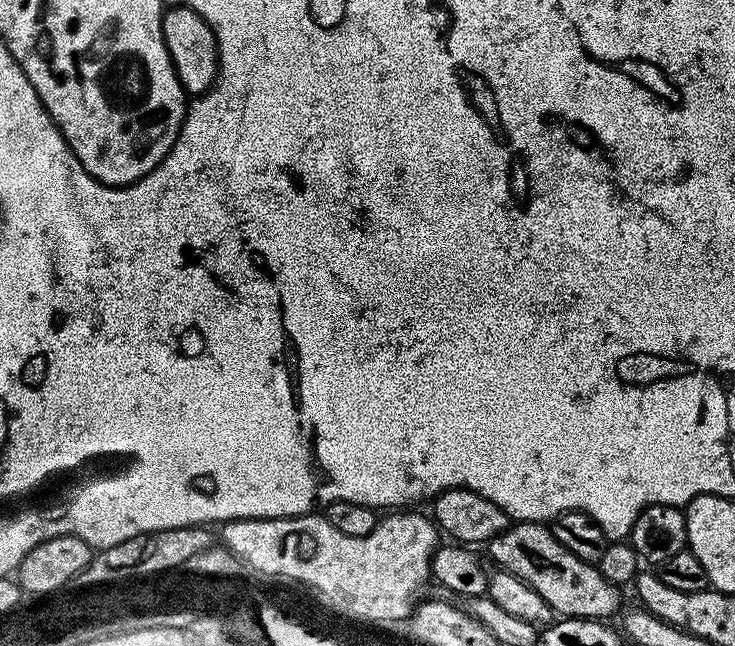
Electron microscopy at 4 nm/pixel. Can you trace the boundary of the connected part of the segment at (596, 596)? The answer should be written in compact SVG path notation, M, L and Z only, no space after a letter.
M513 523L505 532L488 541L486 551L492 555L497 569L514 574L526 582L526 586L538 590L557 617L607 621L608 616L615 617L621 611L621 589L608 581L597 565L582 562L578 554L570 554L570 550L554 538L551 527L543 523Z

